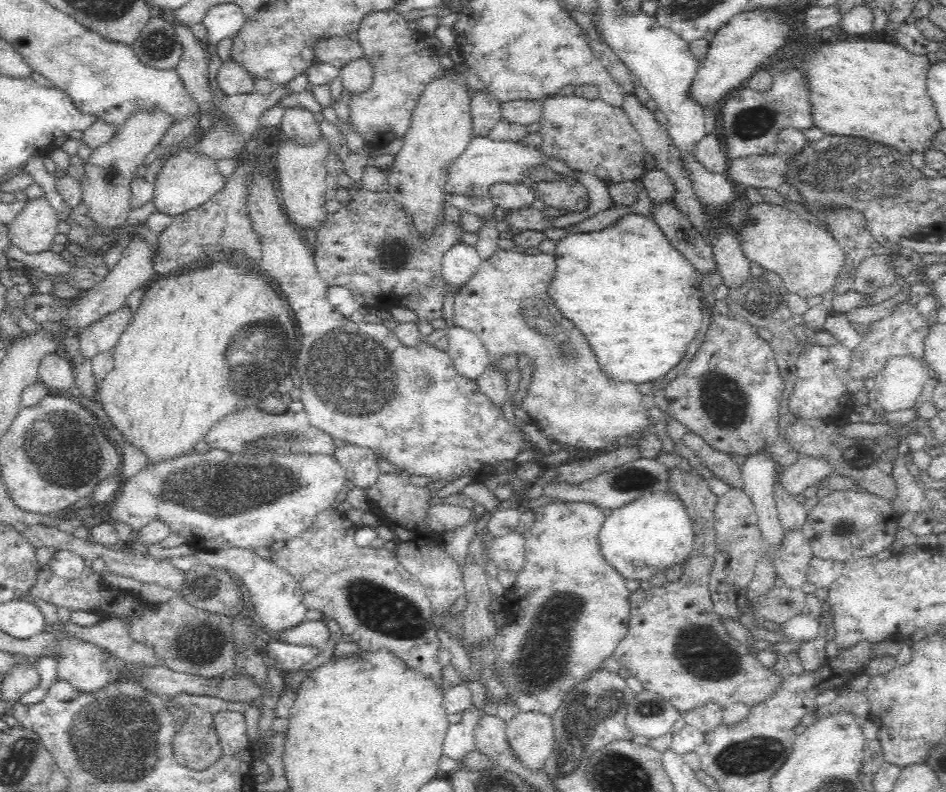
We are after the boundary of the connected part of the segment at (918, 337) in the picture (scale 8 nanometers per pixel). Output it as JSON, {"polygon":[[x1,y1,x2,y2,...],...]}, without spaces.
{"polygon":[[905,303,893,316,866,325,866,332,861,334,861,344,852,350,846,374,850,380,863,381,875,377,894,356,910,356,924,363,923,342,929,329,929,320,922,319,916,306]]}

